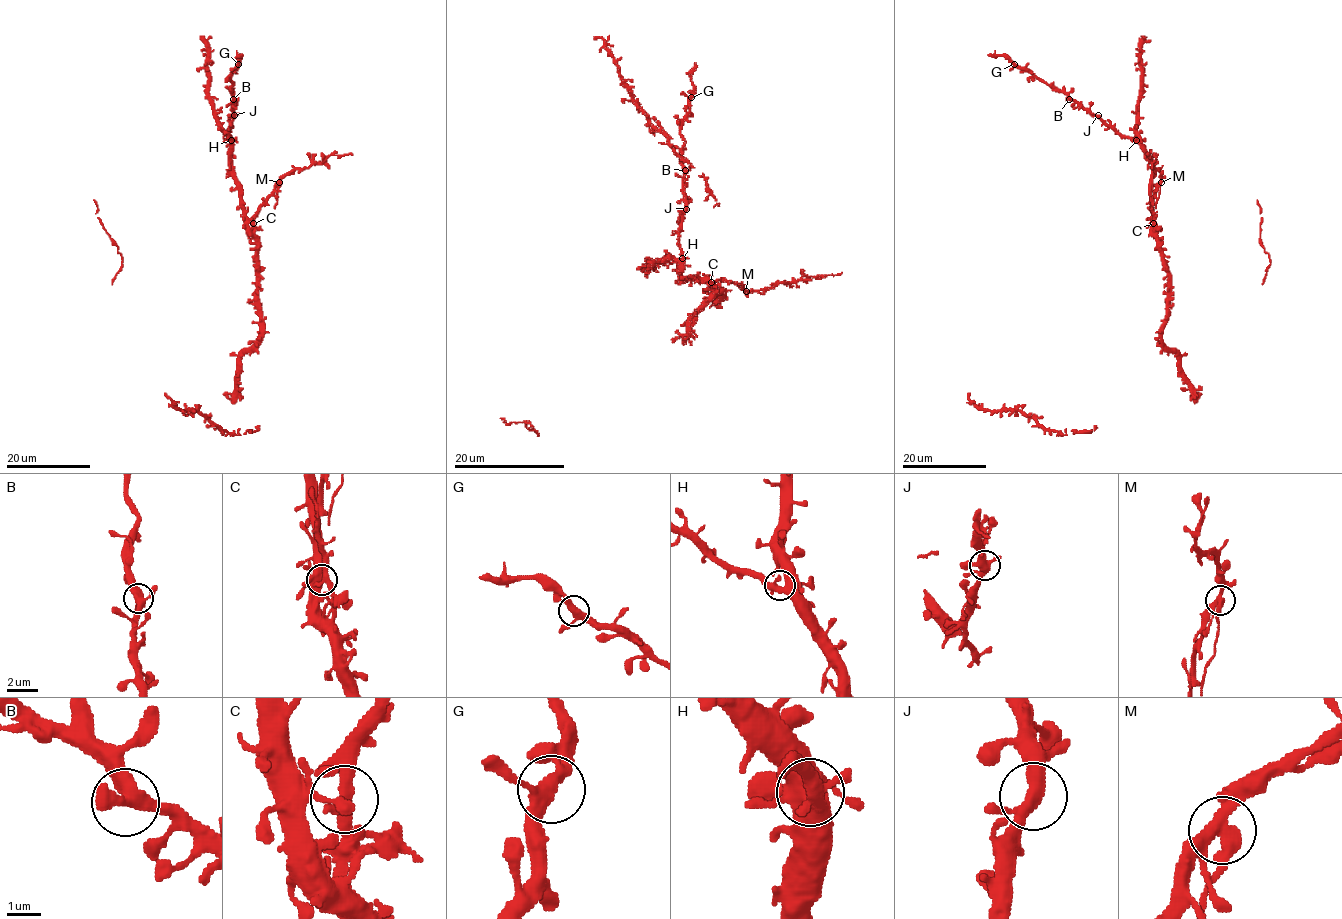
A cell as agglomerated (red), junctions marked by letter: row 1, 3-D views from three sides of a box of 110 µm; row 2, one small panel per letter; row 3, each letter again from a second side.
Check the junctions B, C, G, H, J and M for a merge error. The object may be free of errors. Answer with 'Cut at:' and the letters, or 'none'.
Cut at: M

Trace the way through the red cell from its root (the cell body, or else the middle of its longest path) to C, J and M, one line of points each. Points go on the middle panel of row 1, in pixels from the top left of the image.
C: (718, 301), (711, 282)
J: (718, 301), (716, 291), (705, 280), (682, 279), (679, 222), (686, 209)
M: (718, 301), (716, 291), (711, 286), (716, 280), (730, 280), (745, 291)

